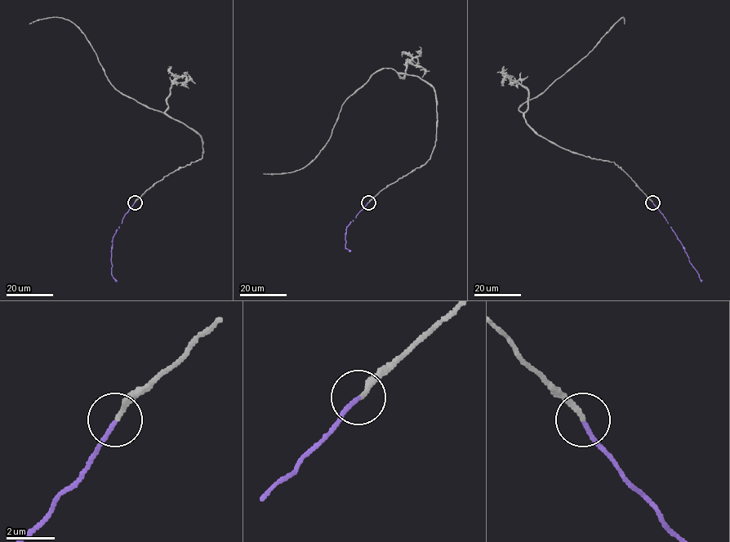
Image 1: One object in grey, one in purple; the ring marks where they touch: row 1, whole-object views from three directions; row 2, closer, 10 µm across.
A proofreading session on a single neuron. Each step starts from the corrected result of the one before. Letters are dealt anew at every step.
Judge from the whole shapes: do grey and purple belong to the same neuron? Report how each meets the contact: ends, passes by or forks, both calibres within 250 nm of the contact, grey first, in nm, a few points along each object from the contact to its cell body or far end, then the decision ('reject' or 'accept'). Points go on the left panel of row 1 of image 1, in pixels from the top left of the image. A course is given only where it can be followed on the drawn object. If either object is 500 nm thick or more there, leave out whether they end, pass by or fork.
grey ends; purple ends; calibres 180 and 160 nm; course grey (135, 202), (166, 175), (201, 158), (200, 136), (122, 95), (72, 22), (56, 17), (28, 24); course purple (135, 202), (113, 237), (111, 273), (117, 282); accept

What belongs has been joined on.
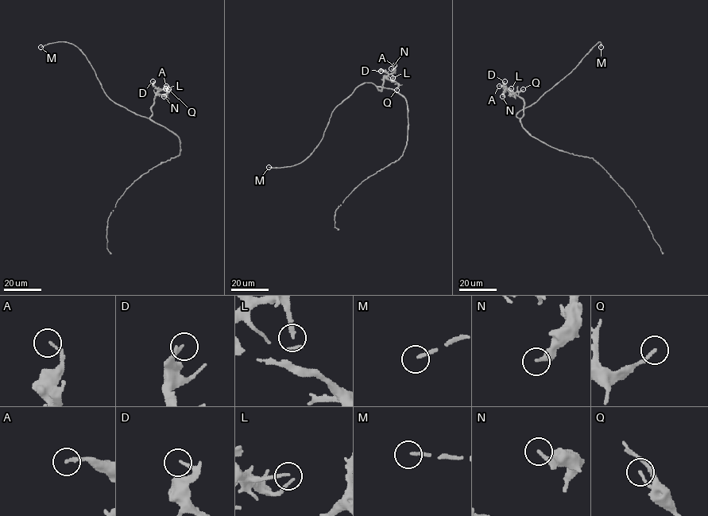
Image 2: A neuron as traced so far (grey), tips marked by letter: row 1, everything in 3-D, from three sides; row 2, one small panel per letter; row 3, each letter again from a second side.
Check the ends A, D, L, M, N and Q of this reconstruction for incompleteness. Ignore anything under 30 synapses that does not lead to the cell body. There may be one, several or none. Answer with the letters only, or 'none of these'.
M

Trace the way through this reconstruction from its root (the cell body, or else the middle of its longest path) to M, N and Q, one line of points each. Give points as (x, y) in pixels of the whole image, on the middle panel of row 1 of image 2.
M: (406, 99), (392, 89), (364, 83), (334, 110), (322, 139), (304, 160), (290, 166), (268, 167)
N: (406, 99), (392, 89), (377, 87), (381, 90), (384, 77), (394, 72), (391, 68)
Q: (406, 99), (392, 89), (377, 87), (381, 90), (386, 78), (397, 83), (396, 90)

